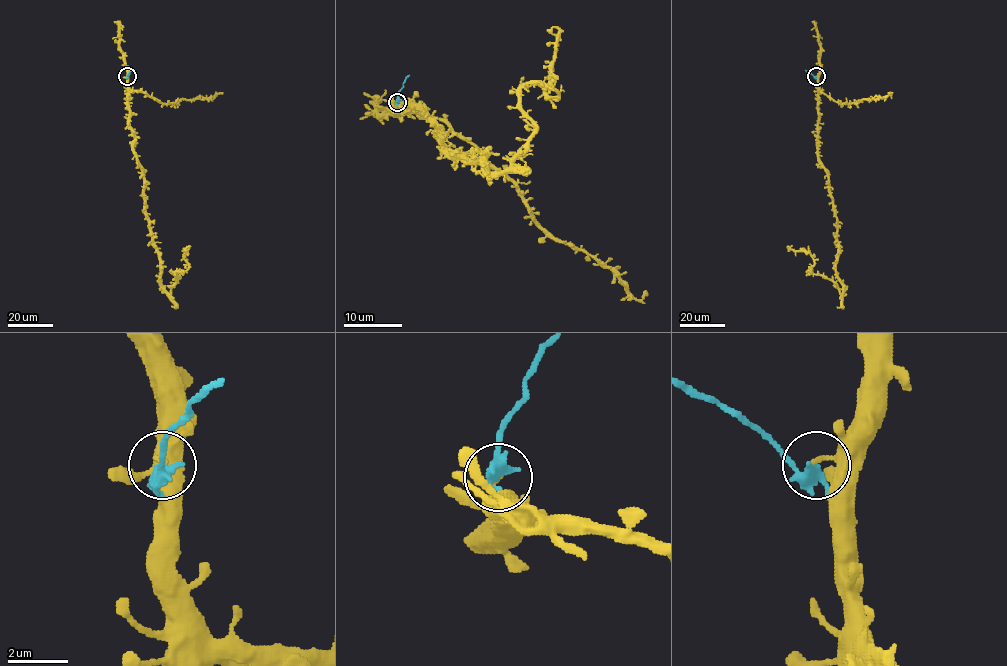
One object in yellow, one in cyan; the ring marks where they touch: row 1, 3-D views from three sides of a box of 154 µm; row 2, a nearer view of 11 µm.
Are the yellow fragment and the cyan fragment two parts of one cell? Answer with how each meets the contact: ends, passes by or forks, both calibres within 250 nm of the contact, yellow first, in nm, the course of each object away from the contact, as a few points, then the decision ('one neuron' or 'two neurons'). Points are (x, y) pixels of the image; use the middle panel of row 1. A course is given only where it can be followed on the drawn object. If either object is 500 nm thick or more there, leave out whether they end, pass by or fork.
yellow ends | cyan passes by | 220/280 nm | yellow via (398, 103), (452, 156), (504, 173), (533, 130), (520, 89), (557, 98), (552, 27) | cyan via (398, 103), (398, 92), (409, 75) | two neurons

